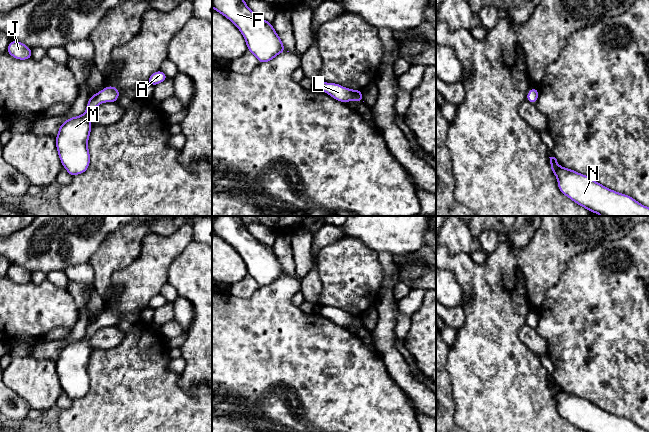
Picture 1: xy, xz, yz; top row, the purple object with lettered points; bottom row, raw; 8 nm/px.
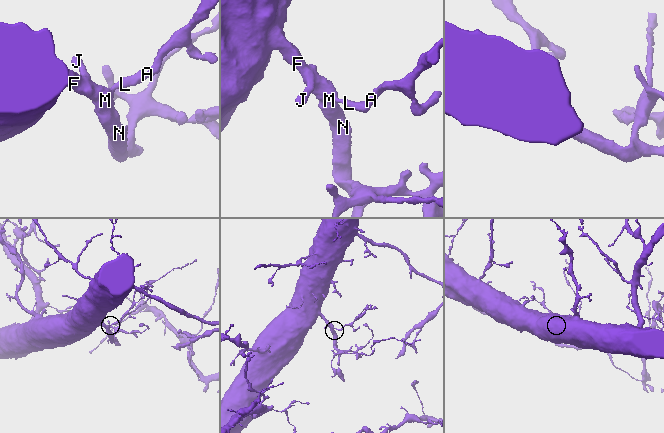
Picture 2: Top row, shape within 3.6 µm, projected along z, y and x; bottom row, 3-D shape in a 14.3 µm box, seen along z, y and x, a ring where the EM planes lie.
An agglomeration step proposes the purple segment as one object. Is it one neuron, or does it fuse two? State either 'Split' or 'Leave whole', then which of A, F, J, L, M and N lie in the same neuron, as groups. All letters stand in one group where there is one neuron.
Leave whole. Groups: A F J L M N

